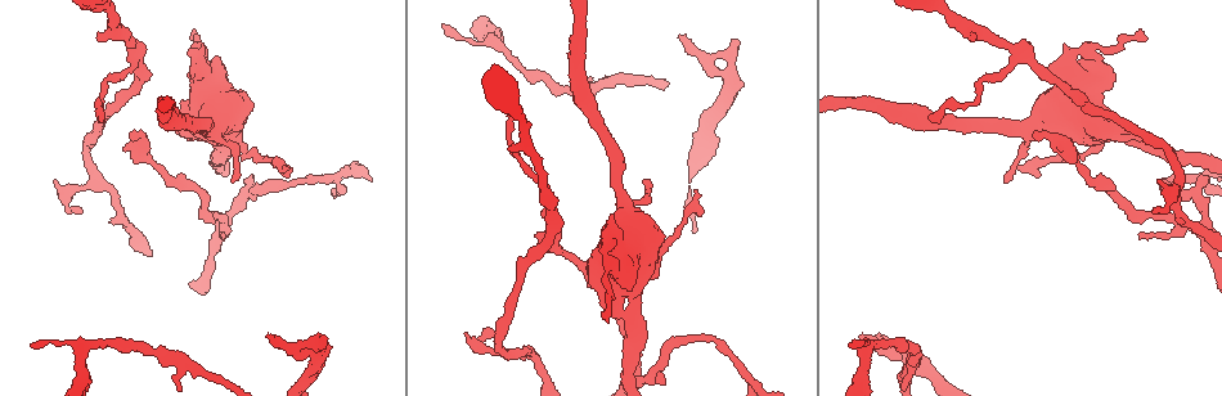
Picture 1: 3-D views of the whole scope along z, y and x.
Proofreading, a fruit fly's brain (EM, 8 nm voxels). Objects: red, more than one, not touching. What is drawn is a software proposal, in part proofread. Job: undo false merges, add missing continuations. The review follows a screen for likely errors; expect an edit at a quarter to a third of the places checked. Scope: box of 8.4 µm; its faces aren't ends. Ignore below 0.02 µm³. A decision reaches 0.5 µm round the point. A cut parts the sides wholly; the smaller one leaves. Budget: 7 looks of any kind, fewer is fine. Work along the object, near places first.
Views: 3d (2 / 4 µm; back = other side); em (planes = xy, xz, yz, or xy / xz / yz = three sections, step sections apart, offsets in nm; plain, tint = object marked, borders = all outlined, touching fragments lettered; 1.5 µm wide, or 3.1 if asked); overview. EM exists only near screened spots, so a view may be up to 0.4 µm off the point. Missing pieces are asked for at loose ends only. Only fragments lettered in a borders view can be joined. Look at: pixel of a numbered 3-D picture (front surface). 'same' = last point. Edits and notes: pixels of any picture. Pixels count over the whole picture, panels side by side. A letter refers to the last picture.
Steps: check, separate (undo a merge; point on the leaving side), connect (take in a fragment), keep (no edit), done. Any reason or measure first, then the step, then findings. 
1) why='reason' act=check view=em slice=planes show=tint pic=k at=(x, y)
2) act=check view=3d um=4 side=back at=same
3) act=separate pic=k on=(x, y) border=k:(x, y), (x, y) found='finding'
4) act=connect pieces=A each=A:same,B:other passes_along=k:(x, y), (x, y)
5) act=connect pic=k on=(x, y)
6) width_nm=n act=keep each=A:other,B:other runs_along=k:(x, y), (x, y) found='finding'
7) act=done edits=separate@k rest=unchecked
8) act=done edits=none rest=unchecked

act=check view=3d um=4 pic=1 at=(748, 376)

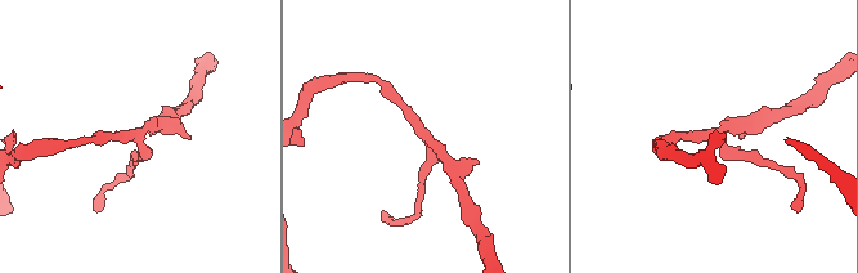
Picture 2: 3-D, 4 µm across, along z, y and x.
why='shape alone is not enough' act=check view=em slice=planes show=tint pic=2 at=(139, 137)

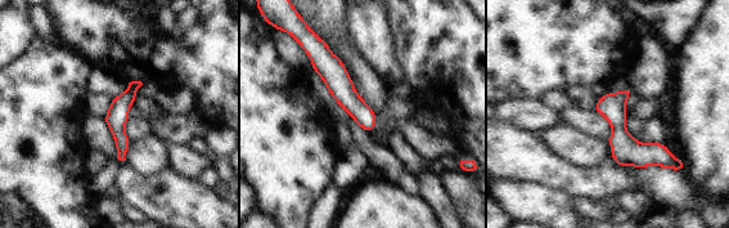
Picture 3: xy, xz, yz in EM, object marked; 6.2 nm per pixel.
act=check view=em slice=planes show=borders at=same

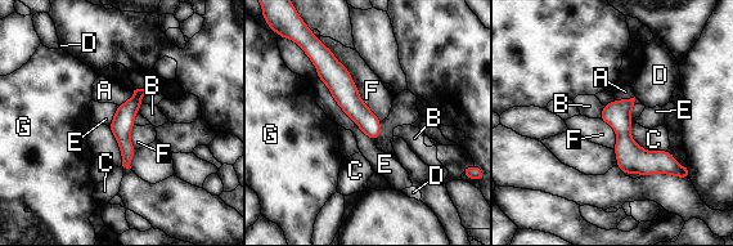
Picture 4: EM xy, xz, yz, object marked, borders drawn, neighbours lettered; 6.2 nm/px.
act=keep each=A:other,B:other,C:other,D:other,E:other,F:other,G:other found='continuous, no second neuron'

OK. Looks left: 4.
why='an open end' act=check view=em slice=xy step=8 show=borders pic=1 at=(83, 212)

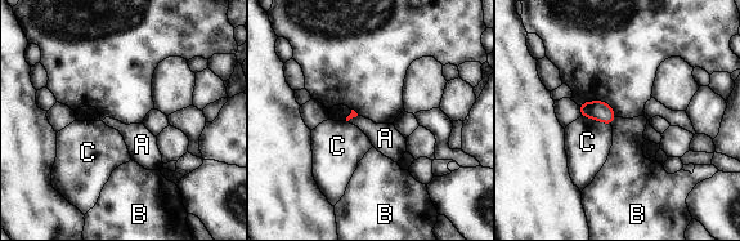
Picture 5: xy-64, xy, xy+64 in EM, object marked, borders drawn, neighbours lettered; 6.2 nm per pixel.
why='cut it another way' act=check view=em slice=planes show=borders at=same

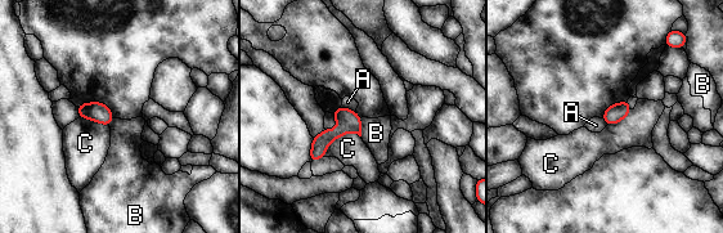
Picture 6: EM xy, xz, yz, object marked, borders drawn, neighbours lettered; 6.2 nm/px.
act=keep each=A:other,B:other,C:other found='none of them fits'

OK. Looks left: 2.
why='thin end' act=check view=3d um=2 pic=1 at=(849, 344)

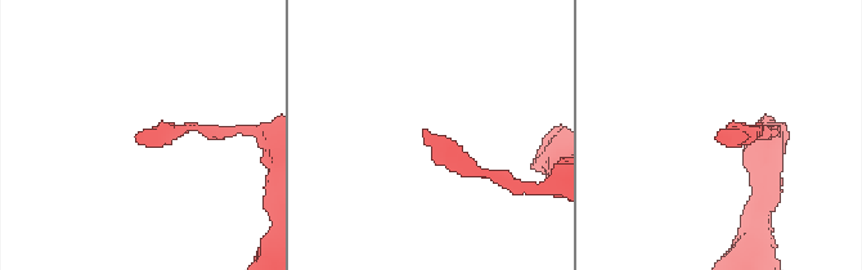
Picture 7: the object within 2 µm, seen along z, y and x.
why='now the EM' act=check view=em slice=xz step=4 show=borders pic=7 at=(717, 138)

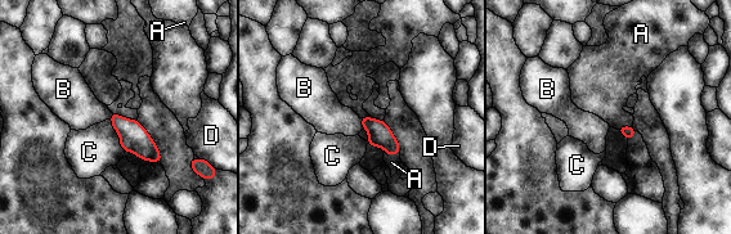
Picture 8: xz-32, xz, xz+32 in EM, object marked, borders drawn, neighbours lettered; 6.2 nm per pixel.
act=keep each=A:other,B:other,C:other,D:other border=8:(617, 126), (632, 127) found='no lettered fragment goes on from it'

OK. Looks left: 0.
act=done edits=none rest=unchecked

